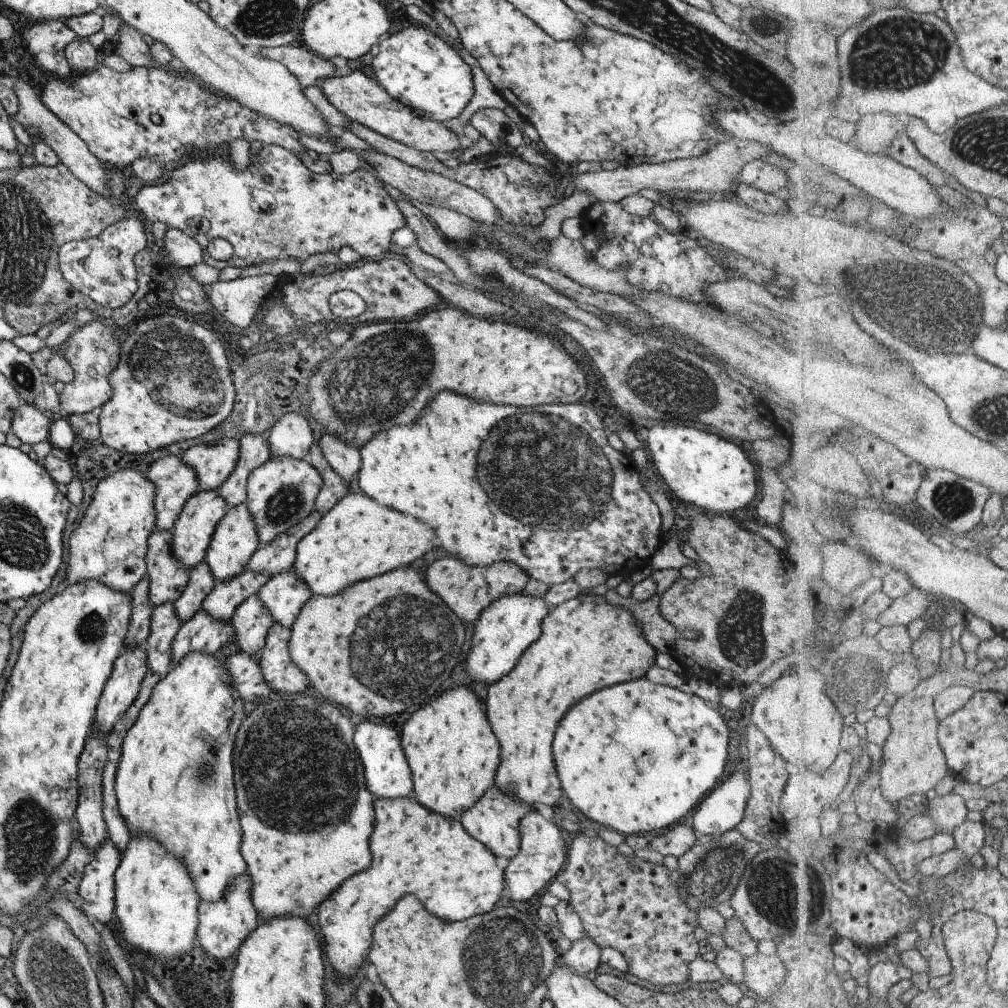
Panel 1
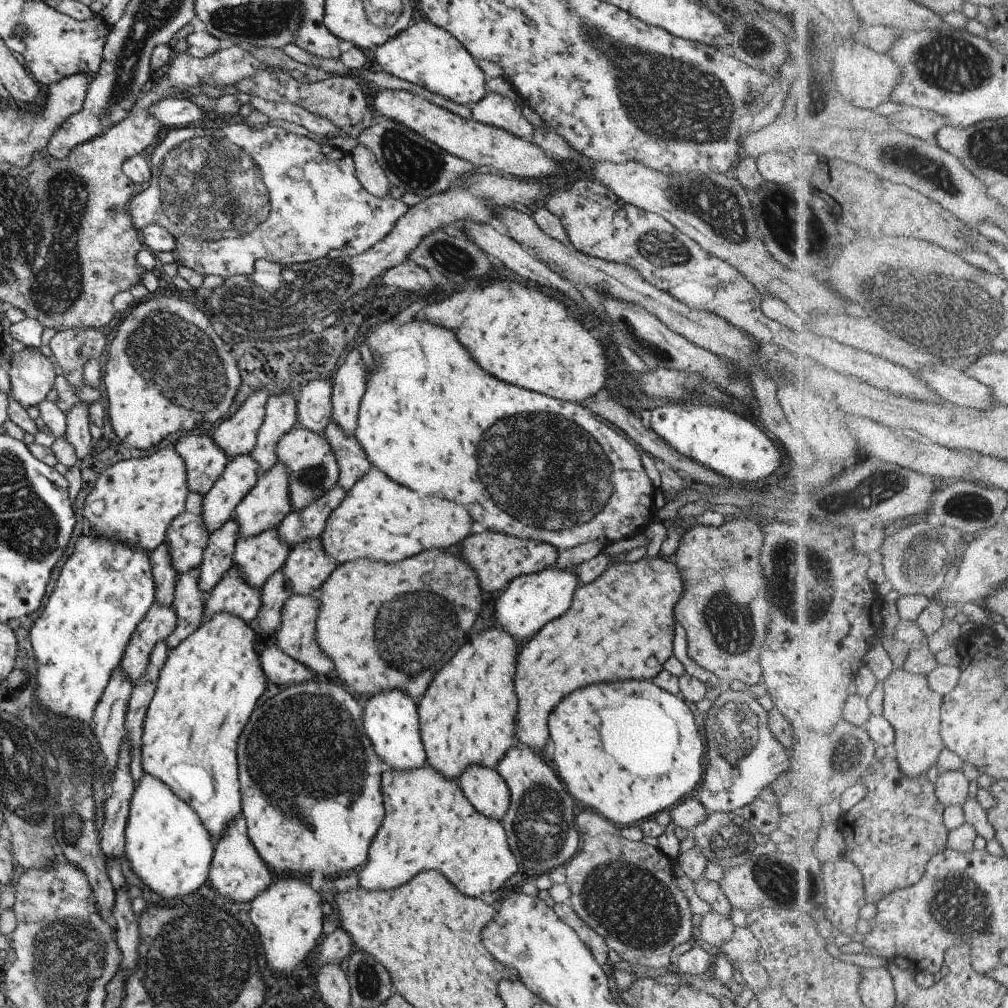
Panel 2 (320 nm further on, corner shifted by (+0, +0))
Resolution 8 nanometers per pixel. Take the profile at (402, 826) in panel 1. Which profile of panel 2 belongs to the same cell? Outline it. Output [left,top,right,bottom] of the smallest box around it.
[359,764,517,898]

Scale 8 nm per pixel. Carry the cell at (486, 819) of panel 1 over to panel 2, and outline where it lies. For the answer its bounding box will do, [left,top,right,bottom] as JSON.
[457,765,509,822]

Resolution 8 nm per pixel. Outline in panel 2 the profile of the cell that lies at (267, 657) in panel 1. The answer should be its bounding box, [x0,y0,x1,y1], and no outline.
[274,594,334,674]

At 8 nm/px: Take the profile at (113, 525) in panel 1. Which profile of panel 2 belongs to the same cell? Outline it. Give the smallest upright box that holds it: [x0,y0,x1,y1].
[82,444,188,554]

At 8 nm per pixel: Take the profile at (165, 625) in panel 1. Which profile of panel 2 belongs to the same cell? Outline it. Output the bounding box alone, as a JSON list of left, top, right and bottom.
[164,567,204,650]

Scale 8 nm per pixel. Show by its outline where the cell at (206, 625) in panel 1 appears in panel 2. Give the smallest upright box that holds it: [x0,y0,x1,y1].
[202,564,261,624]

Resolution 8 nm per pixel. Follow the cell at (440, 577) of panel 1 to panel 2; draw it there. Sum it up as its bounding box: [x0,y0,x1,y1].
[461,530,558,591]

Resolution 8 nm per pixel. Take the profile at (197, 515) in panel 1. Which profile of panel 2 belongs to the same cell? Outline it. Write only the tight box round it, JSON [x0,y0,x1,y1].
[202,455,259,534]

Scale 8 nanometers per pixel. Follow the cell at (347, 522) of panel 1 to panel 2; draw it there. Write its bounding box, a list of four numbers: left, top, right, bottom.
[319,467,471,565]

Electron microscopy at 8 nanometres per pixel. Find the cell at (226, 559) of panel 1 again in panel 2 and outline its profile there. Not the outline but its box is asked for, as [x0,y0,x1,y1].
[233,463,292,537]

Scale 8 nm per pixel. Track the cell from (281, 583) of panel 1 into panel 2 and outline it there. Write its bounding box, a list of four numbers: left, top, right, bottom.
[281,537,337,594]

